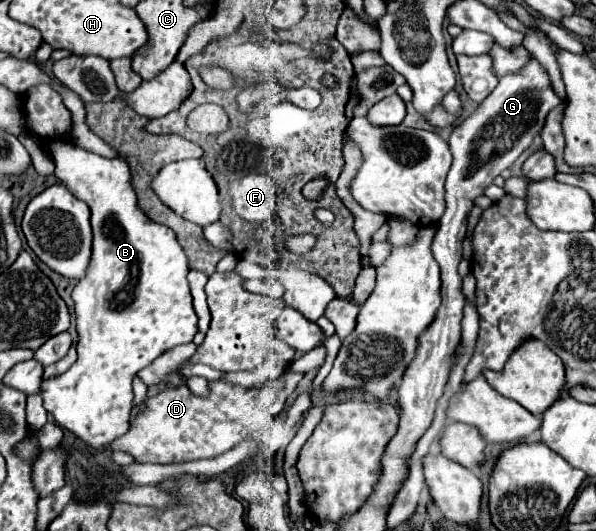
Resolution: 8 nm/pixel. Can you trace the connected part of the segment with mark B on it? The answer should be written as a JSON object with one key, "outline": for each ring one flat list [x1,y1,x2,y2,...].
{"outline":[[69,137,41,139,41,149,53,157,55,177,91,209,93,225,93,257,87,275,73,289,75,313,77,313,77,361,69,371,43,379,41,397,45,409,67,431,91,447,105,447,113,439,121,437,129,429,129,413,133,401,133,377,139,369,151,365,165,351,191,343,197,333,197,315,191,305,191,293,187,285,187,255,179,245,173,229,151,221,139,207,135,189,131,185,131,169,125,159,107,159,93,151,77,147]]}

